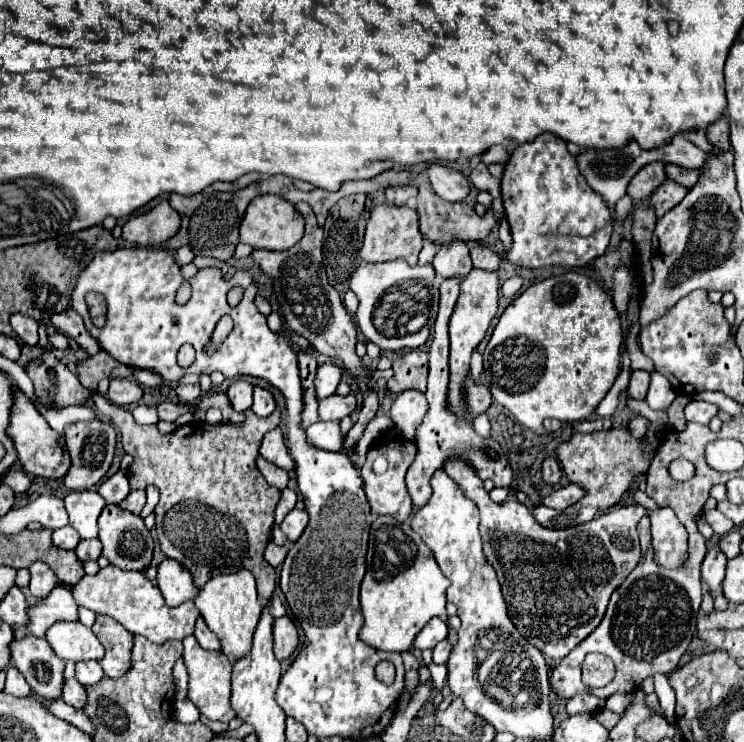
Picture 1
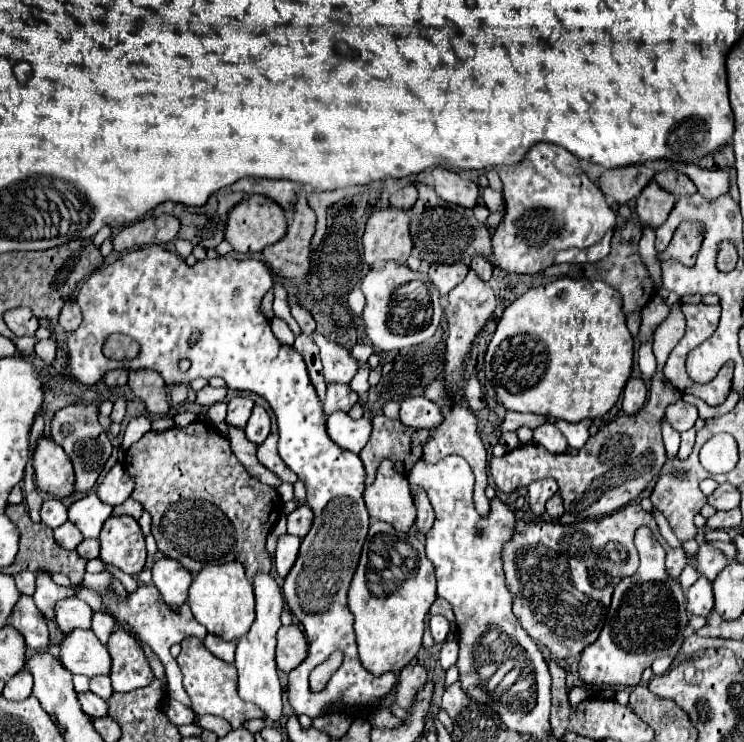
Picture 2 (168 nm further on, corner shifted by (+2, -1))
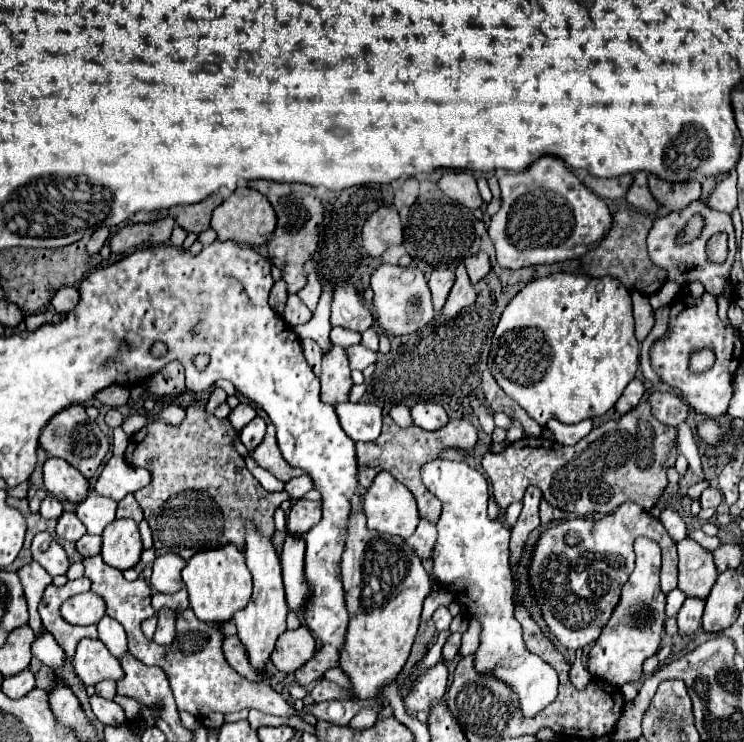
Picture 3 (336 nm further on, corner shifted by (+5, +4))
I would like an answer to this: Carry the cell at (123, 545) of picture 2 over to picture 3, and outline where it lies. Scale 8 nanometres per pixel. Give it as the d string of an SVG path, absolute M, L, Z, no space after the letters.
M116 520L114 524L106 526L102 534L102 560L108 566L118 570L128 570L138 564L142 554L142 542L138 524L132 520Z

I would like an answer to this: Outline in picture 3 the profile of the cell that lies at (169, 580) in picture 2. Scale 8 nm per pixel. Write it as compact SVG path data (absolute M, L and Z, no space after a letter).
M164 554L158 556L152 564L152 578L150 584L154 590L162 594L172 594L184 588L180 572L184 568L184 560L178 554Z

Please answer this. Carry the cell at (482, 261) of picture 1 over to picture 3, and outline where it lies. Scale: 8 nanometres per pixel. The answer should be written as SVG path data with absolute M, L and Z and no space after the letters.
M478 252L478 254L470 256L470 258L466 258L464 264L468 268L468 276L470 276L472 284L482 280L490 272L490 260L488 260L488 256L484 252Z

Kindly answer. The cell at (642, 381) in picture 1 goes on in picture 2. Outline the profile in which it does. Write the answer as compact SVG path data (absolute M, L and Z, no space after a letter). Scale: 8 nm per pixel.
M631 377L629 383L627 383L625 389L623 389L623 401L621 401L623 411L625 411L627 415L637 413L637 411L643 407L645 399L647 399L645 381L639 379L639 377Z

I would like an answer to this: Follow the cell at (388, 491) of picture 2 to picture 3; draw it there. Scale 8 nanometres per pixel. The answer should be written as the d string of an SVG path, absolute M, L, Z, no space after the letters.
M380 472L372 486L368 488L364 500L362 500L362 508L366 512L366 526L370 530L378 530L382 534L392 534L392 536L400 536L400 538L408 538L410 534L414 534L418 522L420 522L420 516L418 516L418 508L416 508L416 502L414 502L414 496L412 492L400 484L392 474L388 472Z

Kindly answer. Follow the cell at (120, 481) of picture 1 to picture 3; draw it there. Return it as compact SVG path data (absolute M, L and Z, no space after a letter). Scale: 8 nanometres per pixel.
M112 456L110 462L104 466L94 490L100 496L122 500L126 494L132 494L140 488L144 488L150 482L150 472L140 466L128 464L124 458Z

